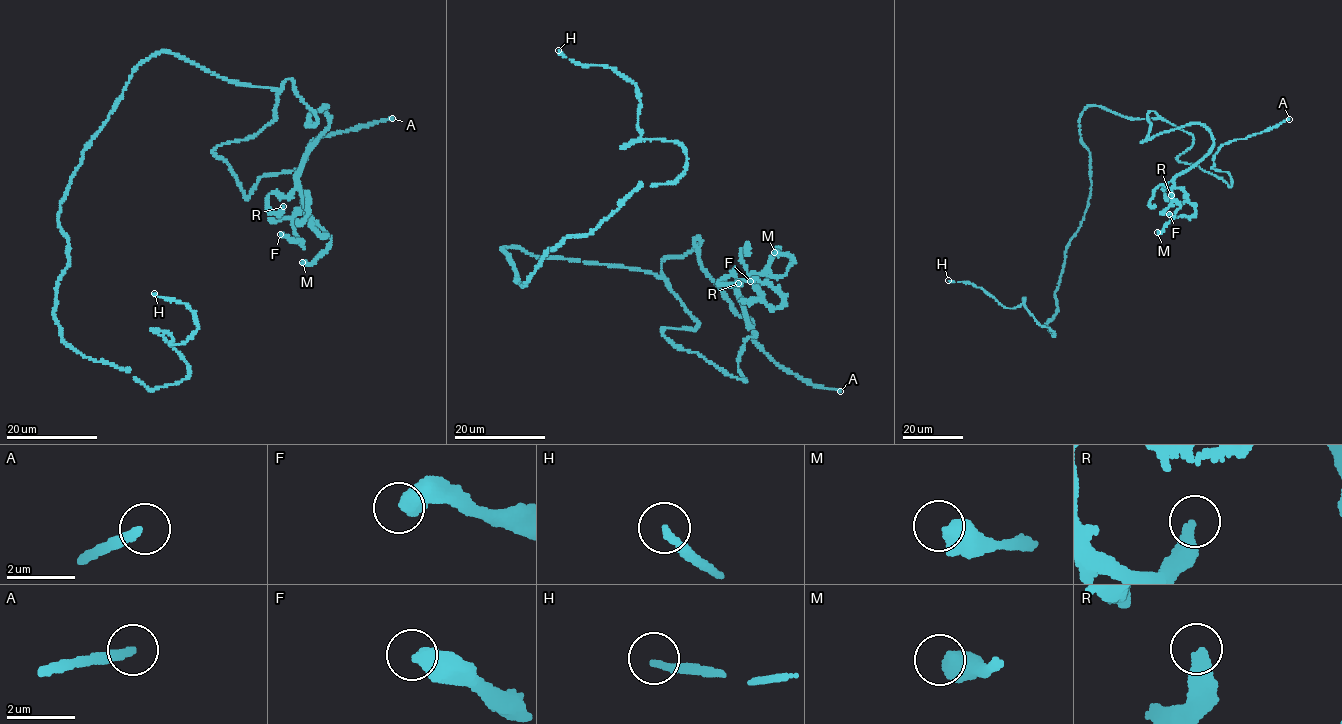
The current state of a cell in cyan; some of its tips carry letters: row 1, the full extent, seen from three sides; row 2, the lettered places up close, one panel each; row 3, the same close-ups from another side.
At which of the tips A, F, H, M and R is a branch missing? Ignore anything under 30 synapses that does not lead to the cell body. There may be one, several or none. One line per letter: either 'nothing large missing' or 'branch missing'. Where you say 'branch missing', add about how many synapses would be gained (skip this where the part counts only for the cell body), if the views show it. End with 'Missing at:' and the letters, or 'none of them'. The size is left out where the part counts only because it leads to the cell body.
A: branch missing | 300 syn
F: nothing large missing
H: nothing large missing
M: nothing large missing
R: nothing large missing
Missing at: A

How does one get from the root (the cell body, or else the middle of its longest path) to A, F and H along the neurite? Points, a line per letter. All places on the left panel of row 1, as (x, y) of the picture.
A: (128, 81), (162, 51), (278, 89), (275, 119), (212, 151), (246, 198), (322, 136), (392, 118)
F: (128, 81), (174, 53), (248, 85), (290, 78), (306, 126), (326, 107), (301, 242), (280, 234)
H: (128, 81), (60, 204), (62, 341), (174, 385), (189, 368), (155, 331), (197, 327), (154, 293)

